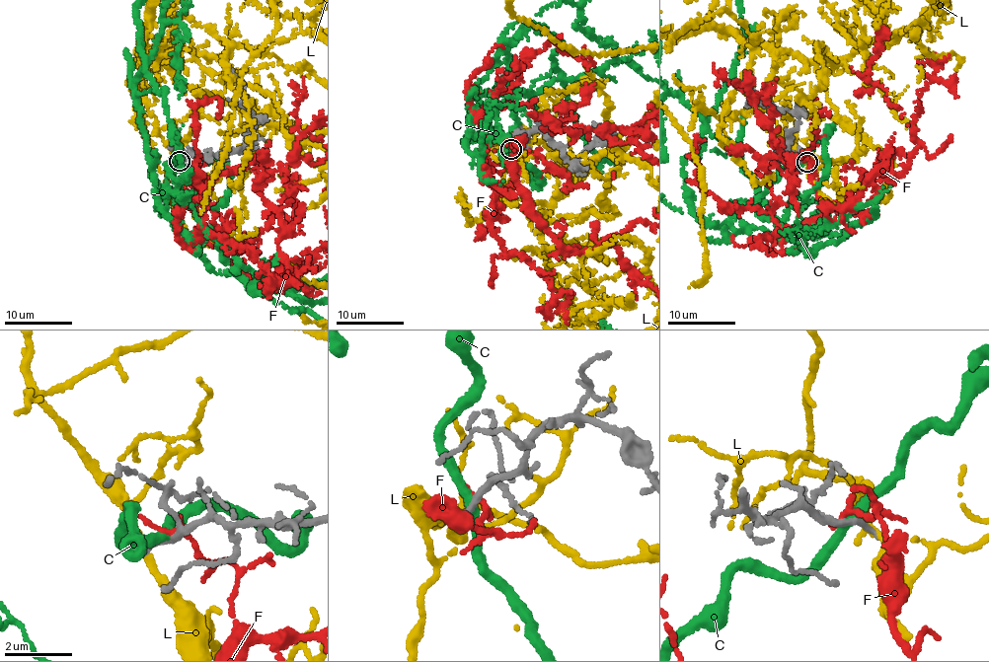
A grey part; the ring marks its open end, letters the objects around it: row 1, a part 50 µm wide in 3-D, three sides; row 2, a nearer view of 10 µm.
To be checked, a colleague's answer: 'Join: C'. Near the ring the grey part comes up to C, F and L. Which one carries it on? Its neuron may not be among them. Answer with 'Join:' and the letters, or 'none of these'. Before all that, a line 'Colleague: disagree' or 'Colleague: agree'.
Colleague: disagree
Join: none of these

